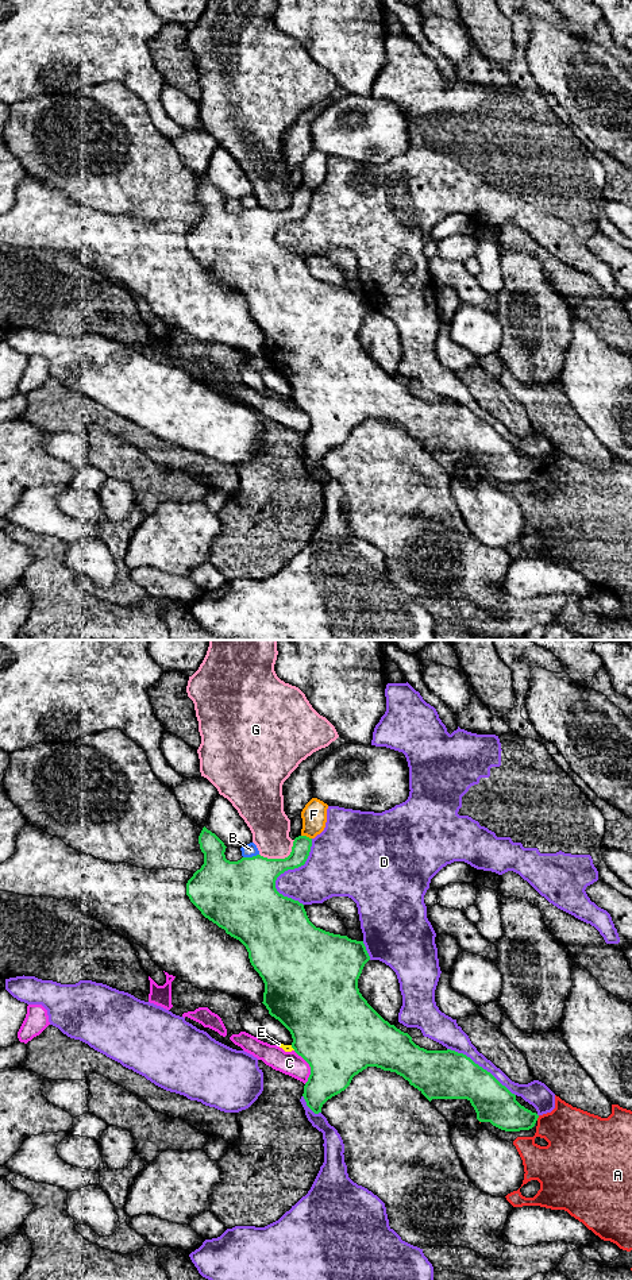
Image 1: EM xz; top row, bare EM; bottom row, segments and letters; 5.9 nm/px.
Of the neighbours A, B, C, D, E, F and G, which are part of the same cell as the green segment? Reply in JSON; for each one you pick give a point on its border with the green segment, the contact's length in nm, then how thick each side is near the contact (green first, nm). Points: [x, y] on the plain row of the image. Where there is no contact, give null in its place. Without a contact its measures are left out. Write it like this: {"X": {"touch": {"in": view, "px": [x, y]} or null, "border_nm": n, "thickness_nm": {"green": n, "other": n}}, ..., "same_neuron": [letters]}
{"same_neuron": []}

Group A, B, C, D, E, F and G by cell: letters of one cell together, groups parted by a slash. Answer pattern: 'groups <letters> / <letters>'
groups A / B / C / D G / E / F

